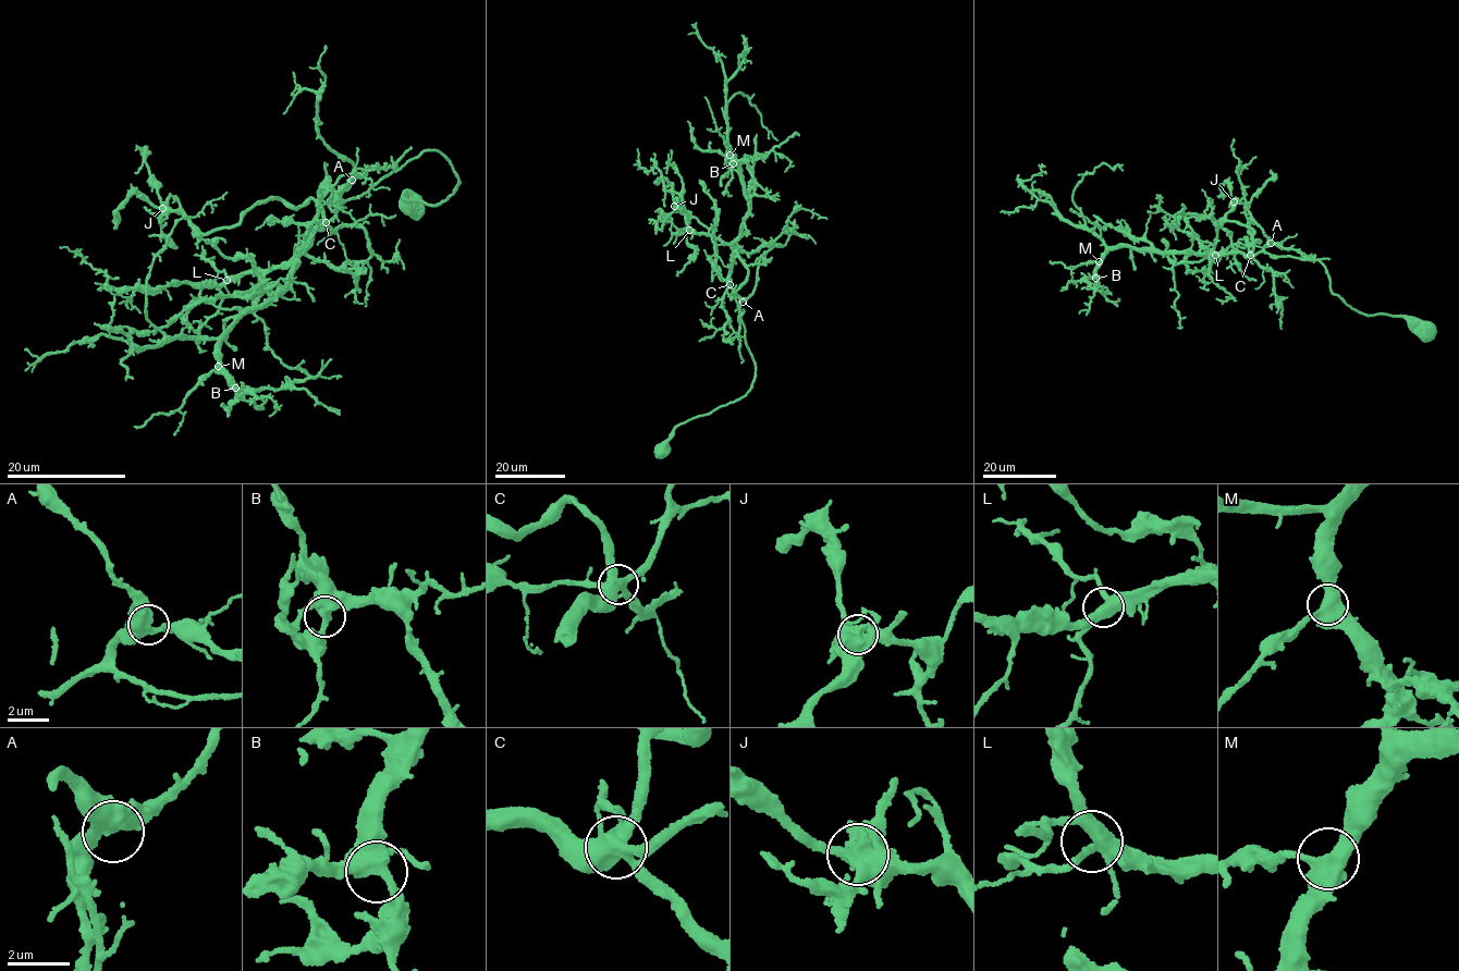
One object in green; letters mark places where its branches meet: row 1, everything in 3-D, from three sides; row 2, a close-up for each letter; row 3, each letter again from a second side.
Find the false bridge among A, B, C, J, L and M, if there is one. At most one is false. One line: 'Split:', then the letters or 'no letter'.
Split: no letter

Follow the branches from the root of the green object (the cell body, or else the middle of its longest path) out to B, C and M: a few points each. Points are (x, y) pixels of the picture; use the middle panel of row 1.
B: (662, 450), (678, 425), (739, 398), (755, 380), (730, 282), (748, 210), (733, 163)
C: (662, 450), (678, 425), (739, 398), (755, 380), (752, 354), (744, 340), (735, 291), (730, 284)
M: (662, 450), (678, 425), (739, 398), (756, 376), (730, 282), (733, 243), (748, 210), (740, 166), (730, 155)

